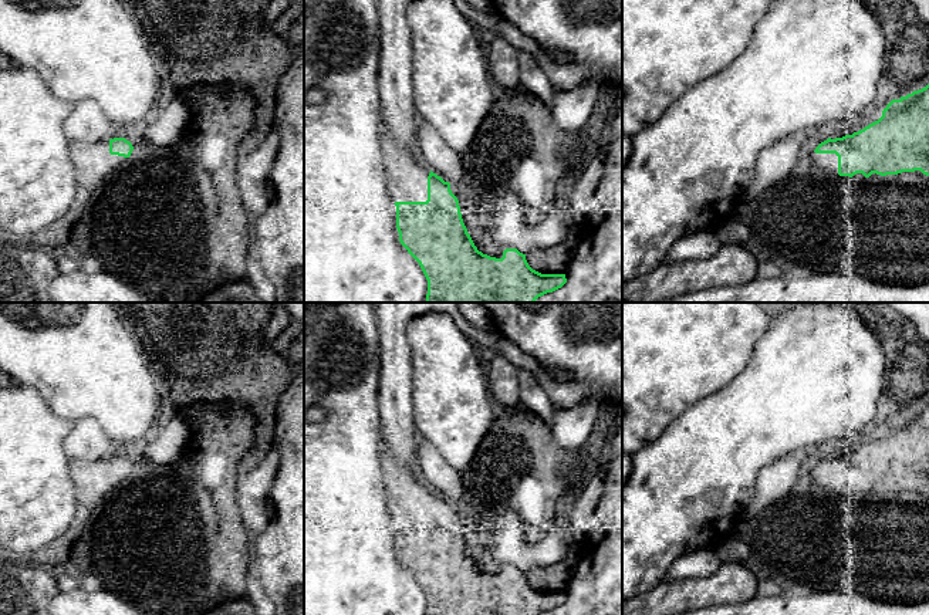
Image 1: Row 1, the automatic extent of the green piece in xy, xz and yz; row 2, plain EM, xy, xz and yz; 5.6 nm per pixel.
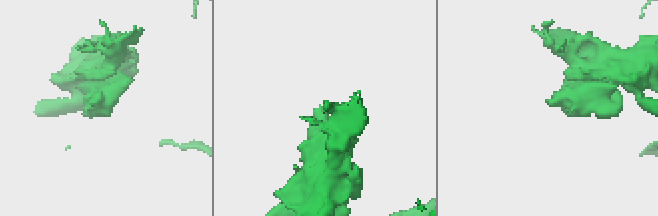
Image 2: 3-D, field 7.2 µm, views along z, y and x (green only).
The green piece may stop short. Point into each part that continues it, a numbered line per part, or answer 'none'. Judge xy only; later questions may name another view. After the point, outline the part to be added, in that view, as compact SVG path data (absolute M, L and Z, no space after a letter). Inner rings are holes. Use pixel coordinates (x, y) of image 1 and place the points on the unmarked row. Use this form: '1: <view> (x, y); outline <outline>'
1: xy (93, 479); outline M109 459L72 463L72 479L78 493L77 501L84 508L94 507L105 493L114 490L125 477L128 476L109 472Z

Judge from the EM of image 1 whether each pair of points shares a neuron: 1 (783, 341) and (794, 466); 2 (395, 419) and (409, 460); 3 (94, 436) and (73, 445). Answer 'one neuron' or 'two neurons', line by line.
1: two neurons
2: one neuron
3: one neuron

